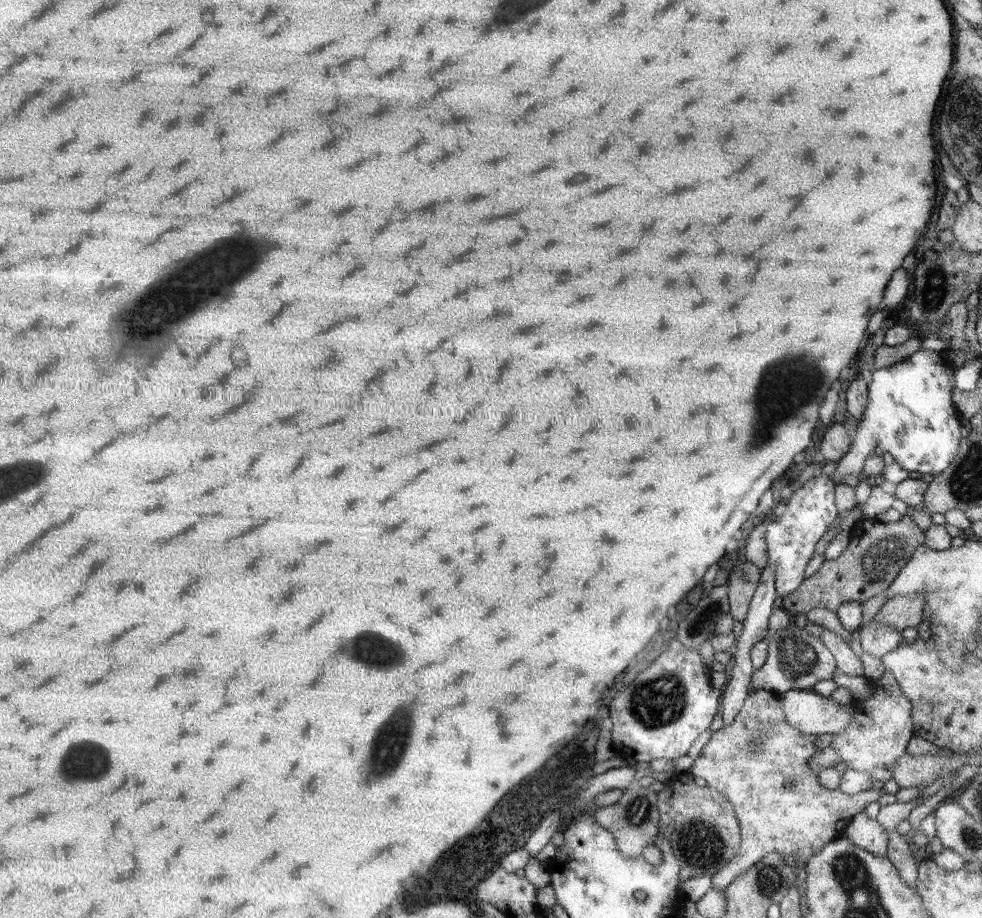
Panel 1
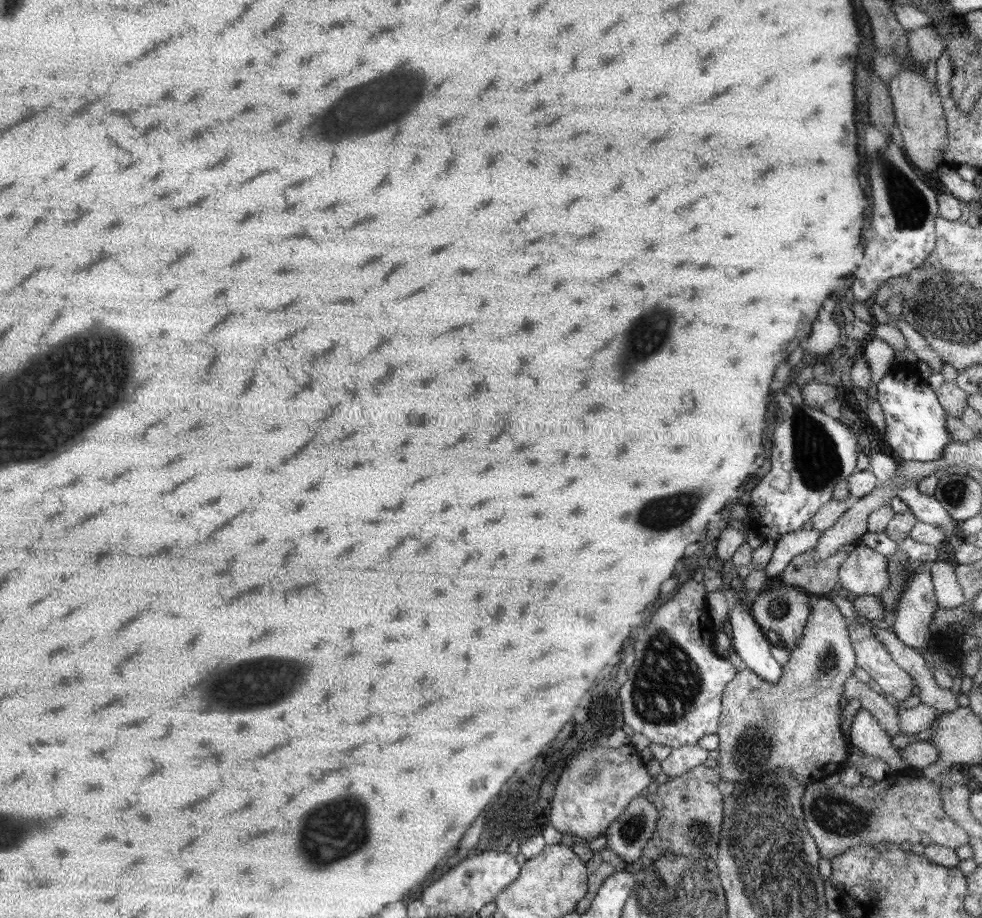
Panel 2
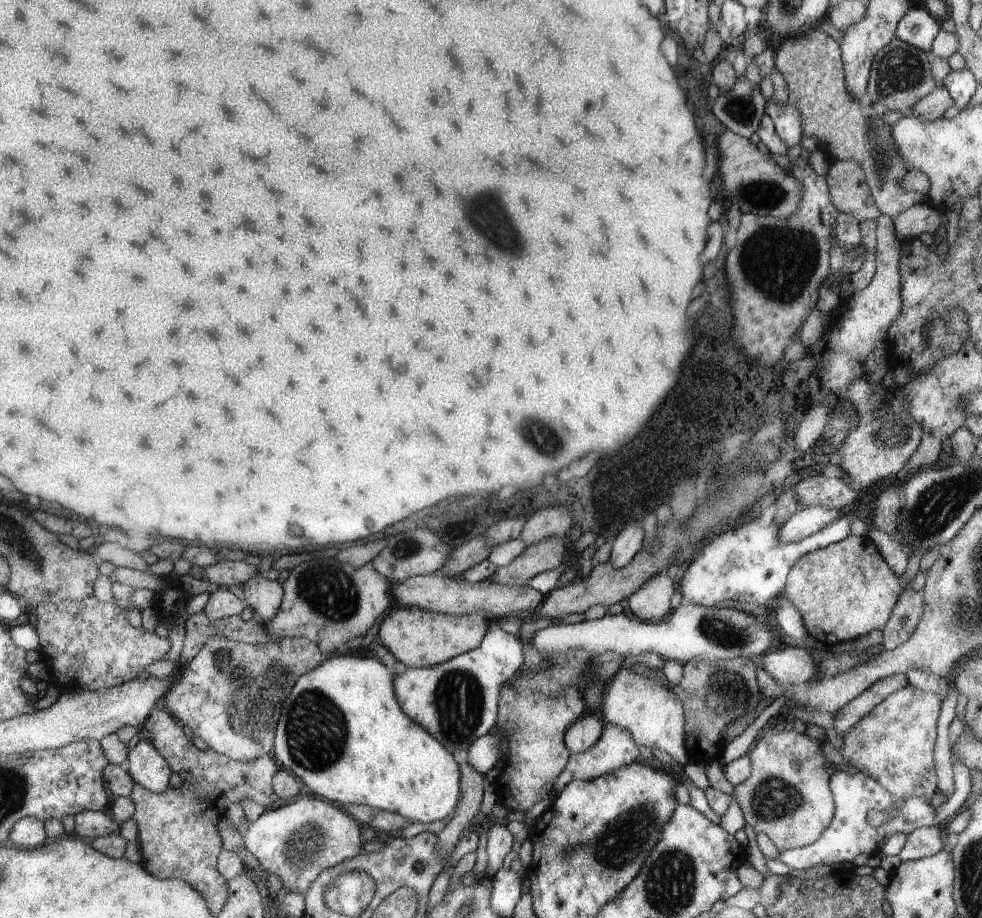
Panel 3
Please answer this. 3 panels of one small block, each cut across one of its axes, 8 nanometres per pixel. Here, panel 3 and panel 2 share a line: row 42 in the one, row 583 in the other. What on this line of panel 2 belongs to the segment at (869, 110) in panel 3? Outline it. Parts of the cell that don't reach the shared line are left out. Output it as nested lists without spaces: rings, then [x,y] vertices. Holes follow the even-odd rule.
[[[845,544],[825,560],[813,562],[815,550],[807,550],[787,564],[787,568],[781,574],[781,584],[799,588],[809,596],[829,596],[839,584],[837,570],[849,552],[853,552],[853,546]]]

